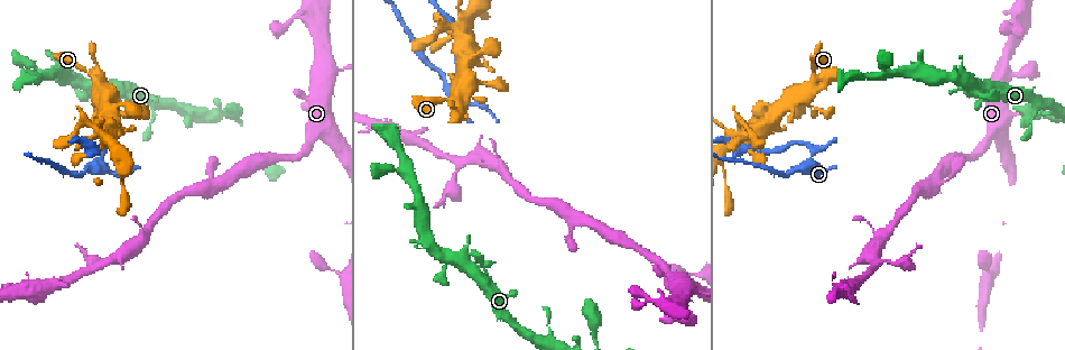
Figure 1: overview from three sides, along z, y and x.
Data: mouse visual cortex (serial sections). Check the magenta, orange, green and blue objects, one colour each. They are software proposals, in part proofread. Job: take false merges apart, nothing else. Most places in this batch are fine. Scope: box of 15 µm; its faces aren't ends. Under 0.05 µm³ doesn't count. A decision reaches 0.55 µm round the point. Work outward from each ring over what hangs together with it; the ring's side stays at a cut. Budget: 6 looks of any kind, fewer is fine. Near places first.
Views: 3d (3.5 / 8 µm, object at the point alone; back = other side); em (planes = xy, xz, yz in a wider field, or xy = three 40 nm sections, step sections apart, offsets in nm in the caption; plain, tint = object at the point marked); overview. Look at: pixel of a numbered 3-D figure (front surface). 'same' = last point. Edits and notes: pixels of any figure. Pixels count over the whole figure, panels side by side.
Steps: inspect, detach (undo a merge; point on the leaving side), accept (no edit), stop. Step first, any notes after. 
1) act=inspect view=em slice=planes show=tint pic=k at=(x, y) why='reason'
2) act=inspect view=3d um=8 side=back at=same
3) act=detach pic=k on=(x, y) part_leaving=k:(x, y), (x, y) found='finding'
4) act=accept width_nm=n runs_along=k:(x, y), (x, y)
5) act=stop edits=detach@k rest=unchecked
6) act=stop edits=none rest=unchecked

act=inspect view=3d um=3.5 pic=1 at=(310, 10)

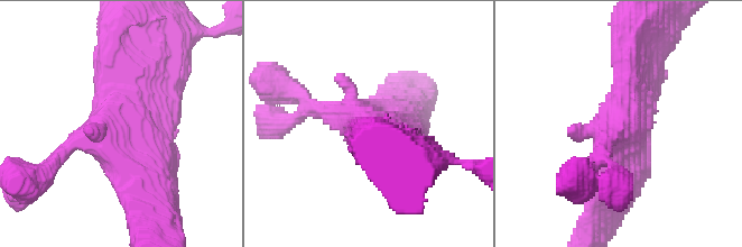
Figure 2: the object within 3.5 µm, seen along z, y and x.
act=inspect view=em slice=xy step=1 show=tint pic=2 at=(113, 132) why='now the EM'

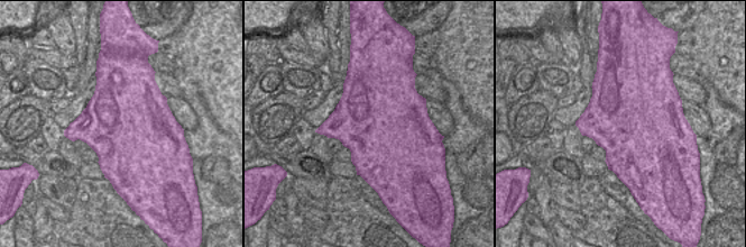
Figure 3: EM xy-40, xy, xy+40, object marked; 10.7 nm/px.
act=accept width_nm=950 runs_along=2:(157, 209), (119, 133), (67, 151) found='all the same cell'

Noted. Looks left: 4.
act=inspect view=3d um=3.5 pic=1 at=(813, 78) why='sharp bend'

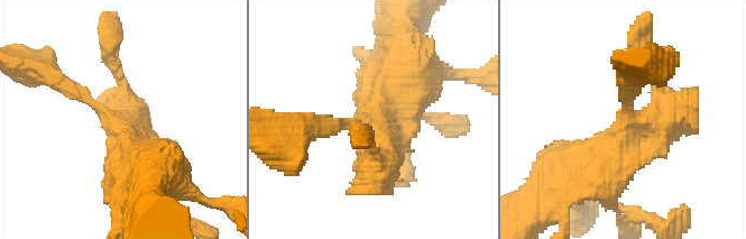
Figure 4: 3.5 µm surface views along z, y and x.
act=accept found='all the same cell'

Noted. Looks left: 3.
act=inspect view=3d um=3.5 pic=1 at=(100, 156) why='thin neck'

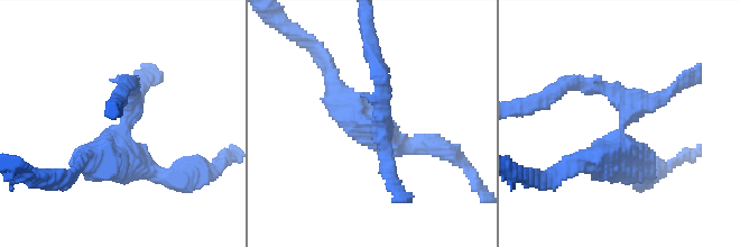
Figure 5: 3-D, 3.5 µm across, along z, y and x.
act=inspect view=em slice=xy step=3 show=tint pic=5 at=(120, 124)

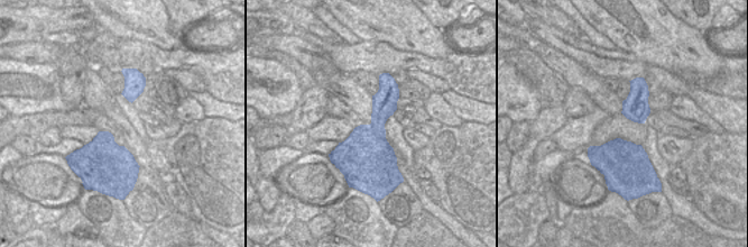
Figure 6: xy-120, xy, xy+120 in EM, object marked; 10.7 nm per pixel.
act=detach pic=5 on=(140, 93) part_leaving=5:(121, 125), (121, 98) found='two cells meet here'

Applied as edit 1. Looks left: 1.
act=stop edits=detach@5 rest=unchecked

